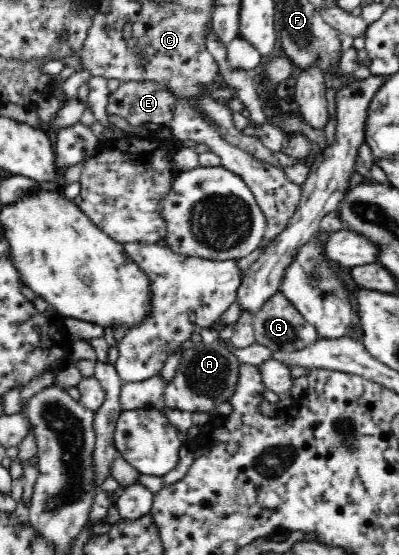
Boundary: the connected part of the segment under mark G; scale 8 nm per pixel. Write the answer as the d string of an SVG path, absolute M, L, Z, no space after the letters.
M279 292L254 313L253 324L256 342L273 352L299 351L319 339L316 328Z

